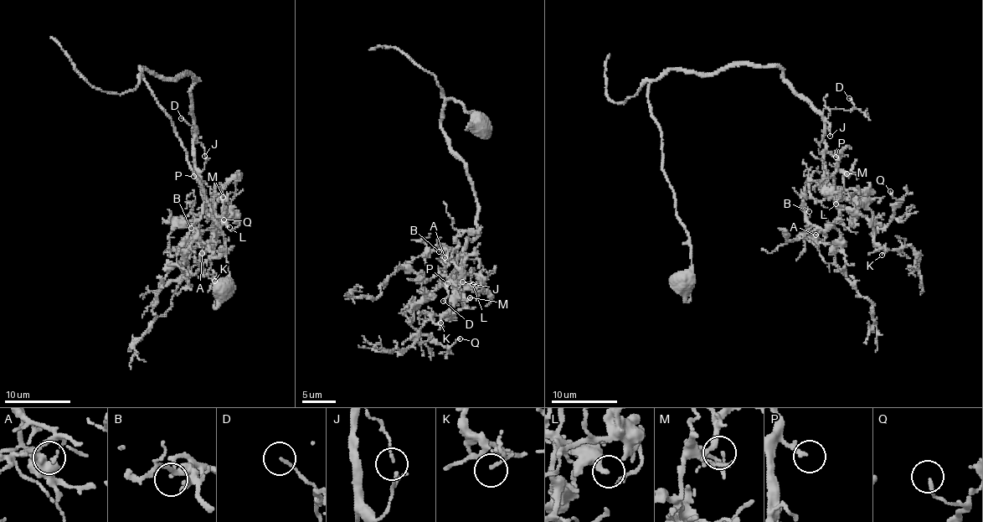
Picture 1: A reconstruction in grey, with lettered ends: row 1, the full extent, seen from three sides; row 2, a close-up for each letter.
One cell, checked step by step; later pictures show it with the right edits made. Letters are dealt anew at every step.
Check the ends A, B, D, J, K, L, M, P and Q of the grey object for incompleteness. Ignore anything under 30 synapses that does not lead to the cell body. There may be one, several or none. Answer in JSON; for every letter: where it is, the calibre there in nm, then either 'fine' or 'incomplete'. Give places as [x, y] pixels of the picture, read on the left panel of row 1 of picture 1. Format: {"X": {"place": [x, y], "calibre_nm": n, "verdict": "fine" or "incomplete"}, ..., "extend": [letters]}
{"A": {"place": [202, 253], "calibre_nm": 110, "verdict": "fine"}, "B": {"place": [191, 228], "calibre_nm": 130, "verdict": "fine"}, "D": {"place": [181, 118], "calibre_nm": 110, "verdict": "fine"}, "J": {"place": [204, 156], "calibre_nm": 90, "verdict": "fine"}, "K": {"place": [214, 281], "calibre_nm": 90, "verdict": "fine"}, "L": {"place": [229, 227], "calibre_nm": 180, "verdict": "fine"}, "M": {"place": [223, 197], "calibre_nm": 150, "verdict": "fine"}, "P": {"place": [193, 176], "calibre_nm": 200, "verdict": "incomplete"}, "Q": {"place": [223, 219], "calibre_nm": 120, "verdict": "fine"}, "extend": ["P"]}

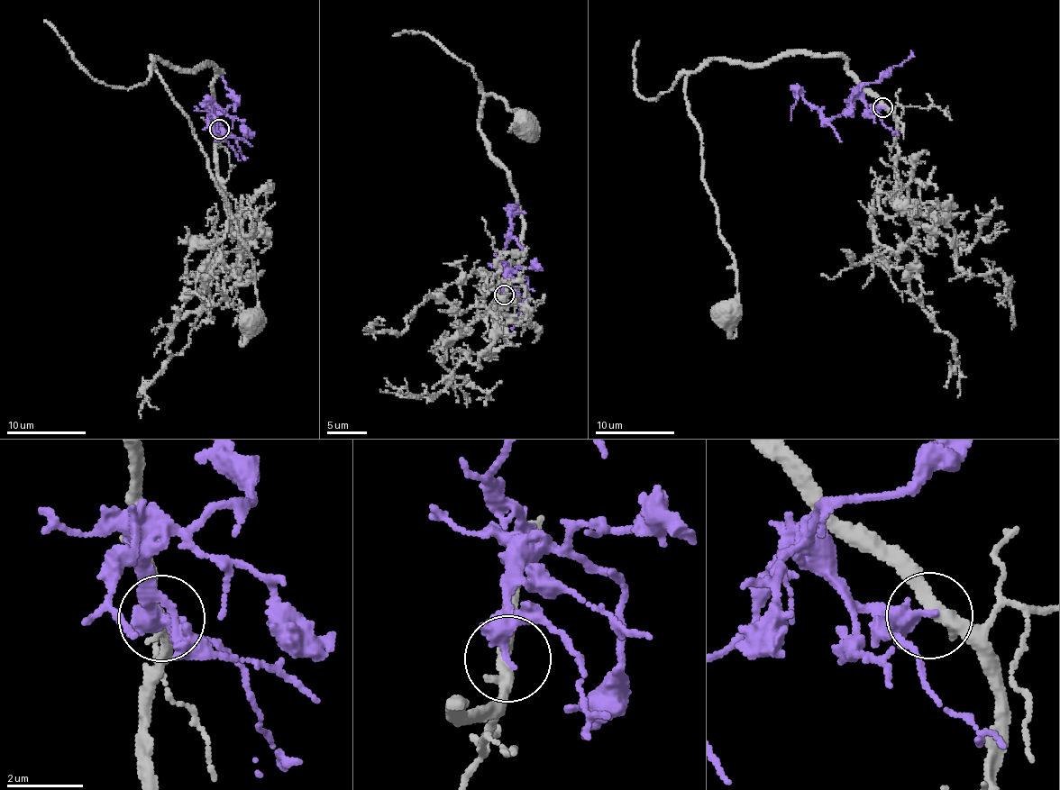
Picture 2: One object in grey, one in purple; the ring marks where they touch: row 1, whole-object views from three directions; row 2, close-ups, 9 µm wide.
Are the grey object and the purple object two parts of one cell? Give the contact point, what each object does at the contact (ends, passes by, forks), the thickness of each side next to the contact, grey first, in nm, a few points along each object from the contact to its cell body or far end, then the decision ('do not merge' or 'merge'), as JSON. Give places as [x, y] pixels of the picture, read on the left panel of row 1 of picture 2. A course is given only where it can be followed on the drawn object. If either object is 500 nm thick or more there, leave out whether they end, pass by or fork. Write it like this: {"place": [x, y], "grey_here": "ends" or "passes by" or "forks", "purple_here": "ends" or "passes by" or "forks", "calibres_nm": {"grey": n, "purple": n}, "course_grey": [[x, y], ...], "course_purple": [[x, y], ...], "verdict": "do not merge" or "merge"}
{"place": [219, 129], "grey_here": "passes by", "purple_here": "ends", "calibres_nm": {"grey": 320, "purple": 400}, "course_grey": [[219, 129], [212, 88], [222, 69], [212, 63], [172, 68], [151, 54], [249, 251], [256, 319]], "course_purple": [[219, 129], [212, 116], [209, 125], [213, 133], [208, 104], [219, 131]], "verdict": "do not merge"}

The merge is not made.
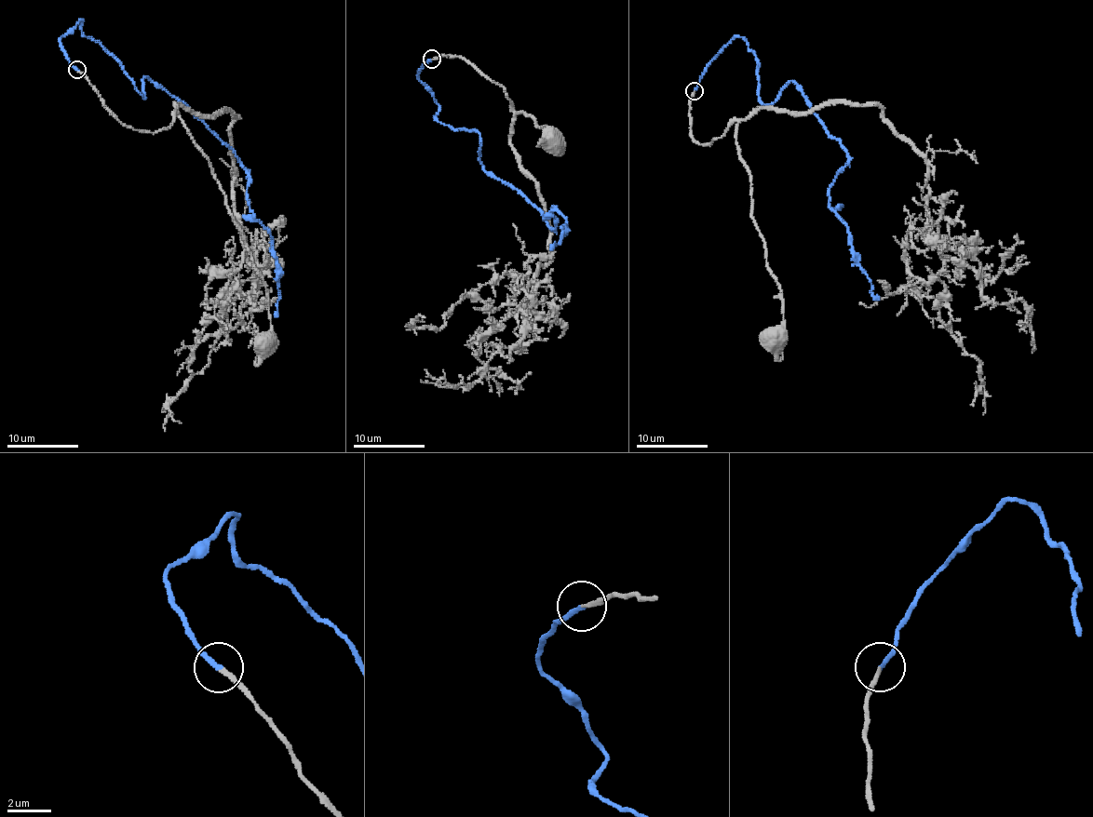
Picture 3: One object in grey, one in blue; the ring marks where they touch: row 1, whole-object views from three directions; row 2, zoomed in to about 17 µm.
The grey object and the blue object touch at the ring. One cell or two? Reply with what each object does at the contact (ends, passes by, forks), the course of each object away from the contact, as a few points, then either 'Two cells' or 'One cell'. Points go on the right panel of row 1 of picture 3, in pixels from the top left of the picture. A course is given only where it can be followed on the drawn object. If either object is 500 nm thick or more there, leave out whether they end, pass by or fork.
At the ring grey ends. At the ring blue ends. Course of grey: (694, 91), (689, 134), (698, 144), (737, 122), (750, 215), (780, 289), (783, 327), (776, 334). Course of blue: (694, 91), (740, 37), (758, 63), (764, 104), (794, 80), (846, 154), (829, 202), (879, 300). One cell

